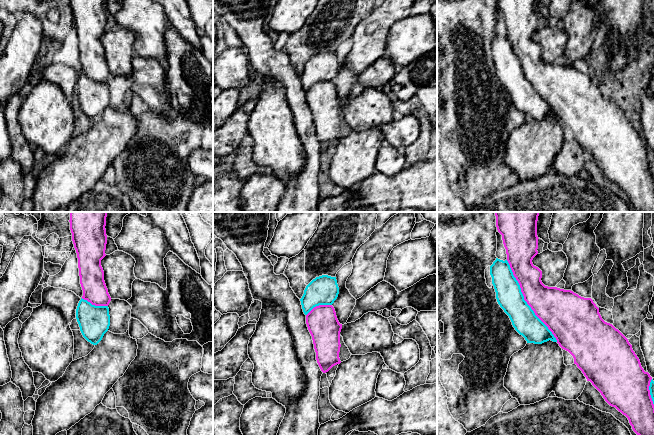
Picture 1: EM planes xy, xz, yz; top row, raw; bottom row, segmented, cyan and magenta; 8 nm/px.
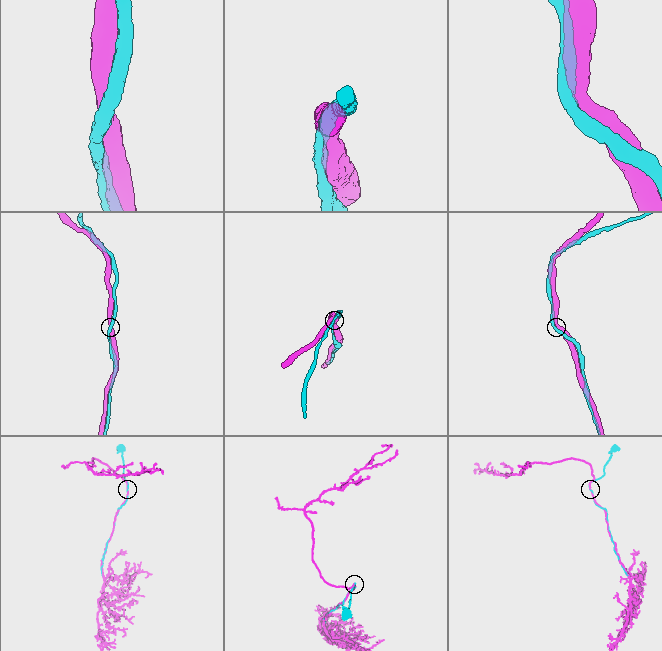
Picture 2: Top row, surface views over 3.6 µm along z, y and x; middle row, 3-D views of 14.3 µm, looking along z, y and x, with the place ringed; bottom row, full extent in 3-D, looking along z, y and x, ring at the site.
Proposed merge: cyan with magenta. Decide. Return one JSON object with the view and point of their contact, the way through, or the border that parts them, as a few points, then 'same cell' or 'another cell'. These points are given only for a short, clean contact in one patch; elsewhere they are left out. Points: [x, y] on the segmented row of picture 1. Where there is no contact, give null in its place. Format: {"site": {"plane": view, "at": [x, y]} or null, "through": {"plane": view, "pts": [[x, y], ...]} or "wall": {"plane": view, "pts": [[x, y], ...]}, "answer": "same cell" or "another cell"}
{"site": {"plane": "yz", "at": [525, 301]}, "answer": "same cell"}

